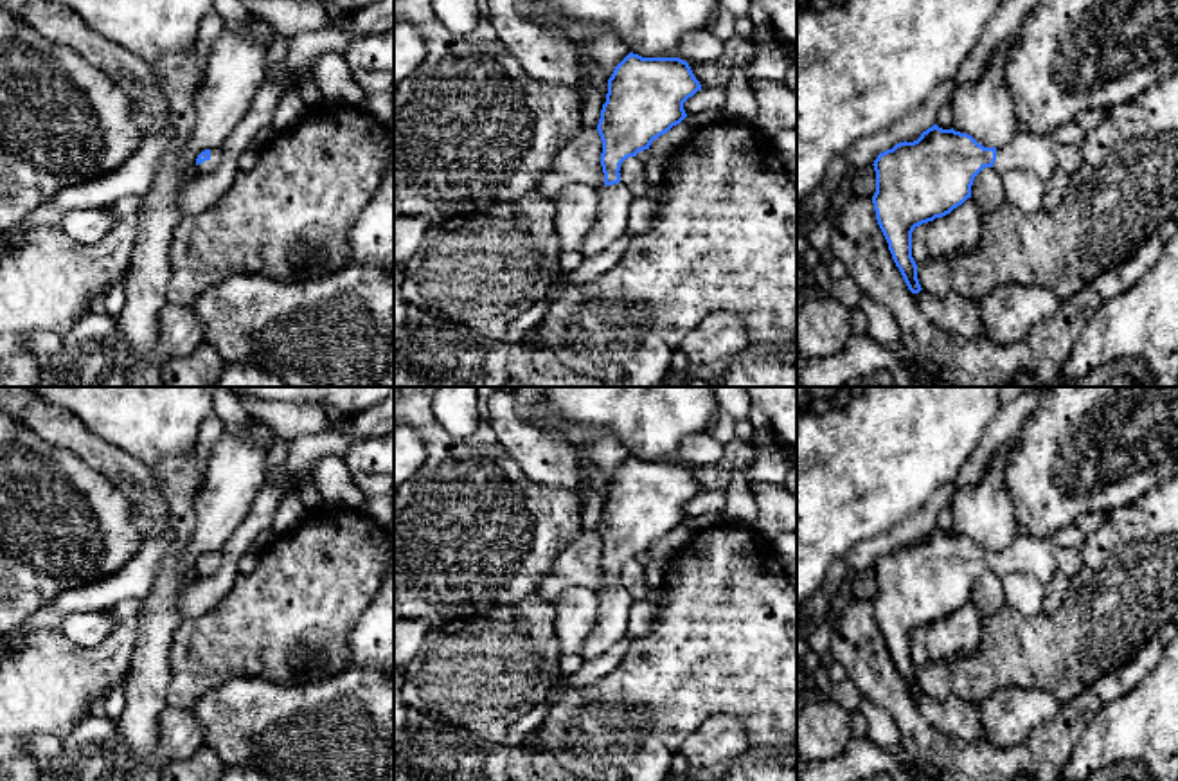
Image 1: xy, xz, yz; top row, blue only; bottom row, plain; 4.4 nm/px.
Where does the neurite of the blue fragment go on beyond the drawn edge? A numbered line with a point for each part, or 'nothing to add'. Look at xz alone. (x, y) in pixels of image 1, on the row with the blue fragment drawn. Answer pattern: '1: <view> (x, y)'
1: xz (614, 200)

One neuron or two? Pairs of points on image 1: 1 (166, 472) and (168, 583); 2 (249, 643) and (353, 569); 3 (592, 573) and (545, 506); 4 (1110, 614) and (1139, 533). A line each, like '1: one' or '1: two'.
1: one
2: one
3: two
4: one

